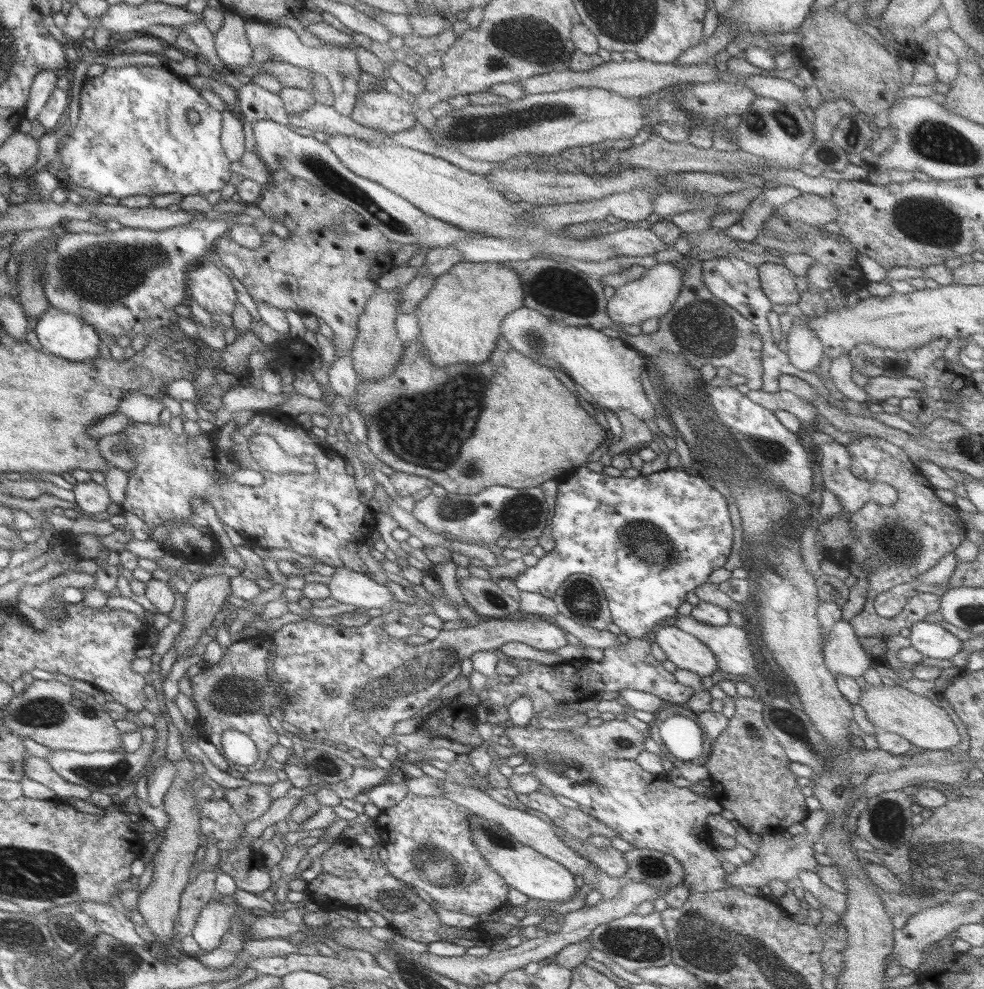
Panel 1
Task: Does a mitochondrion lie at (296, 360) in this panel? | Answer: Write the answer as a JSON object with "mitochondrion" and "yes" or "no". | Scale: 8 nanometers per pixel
{"mitochondrion":"no"}

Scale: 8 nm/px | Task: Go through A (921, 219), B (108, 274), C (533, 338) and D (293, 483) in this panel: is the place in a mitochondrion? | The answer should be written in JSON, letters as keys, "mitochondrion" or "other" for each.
{"A":"mitochondrion","B":"mitochondrion","C":"mitochondrion","D":"other"}

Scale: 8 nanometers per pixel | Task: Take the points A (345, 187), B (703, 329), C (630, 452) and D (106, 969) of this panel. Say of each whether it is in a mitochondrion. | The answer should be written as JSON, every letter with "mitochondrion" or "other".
{"A":"mitochondrion","B":"mitochondrion","C":"other","D":"mitochondrion"}

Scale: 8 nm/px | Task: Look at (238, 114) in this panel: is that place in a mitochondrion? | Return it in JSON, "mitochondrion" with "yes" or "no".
{"mitochondrion":"no"}

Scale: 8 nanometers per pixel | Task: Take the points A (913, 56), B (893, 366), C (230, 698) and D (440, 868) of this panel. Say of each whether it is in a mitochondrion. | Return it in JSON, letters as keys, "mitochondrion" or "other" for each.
{"A":"other","B":"other","C":"mitochondrion","D":"mitochondrion"}

